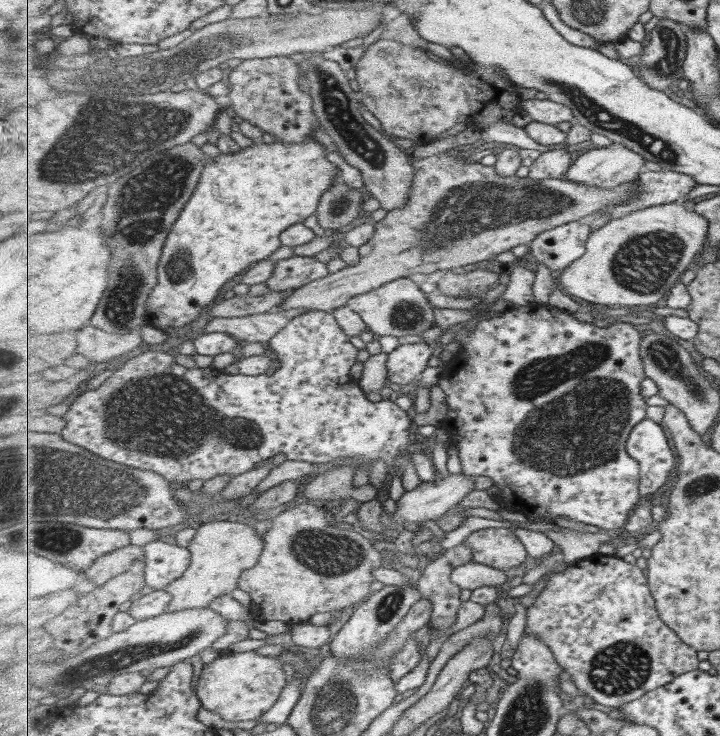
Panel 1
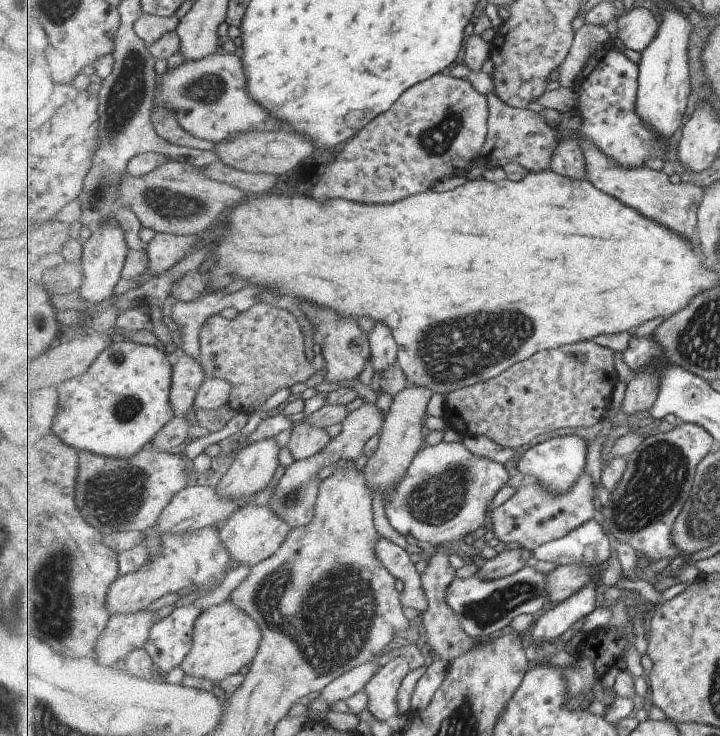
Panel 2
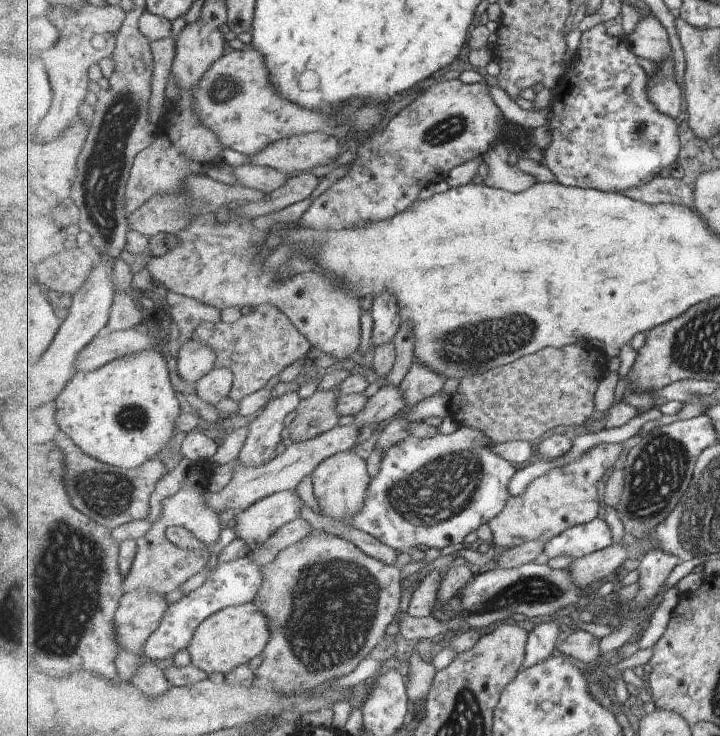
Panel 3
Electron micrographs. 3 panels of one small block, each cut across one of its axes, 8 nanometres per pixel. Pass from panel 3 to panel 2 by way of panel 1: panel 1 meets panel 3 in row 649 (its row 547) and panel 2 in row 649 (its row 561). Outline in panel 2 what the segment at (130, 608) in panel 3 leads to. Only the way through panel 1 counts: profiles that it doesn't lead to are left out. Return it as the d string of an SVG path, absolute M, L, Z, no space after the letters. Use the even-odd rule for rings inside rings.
M147 610L111 616L97 640L97 658L93 660L106 667L125 660L133 650L145 647L155 623L155 612Z

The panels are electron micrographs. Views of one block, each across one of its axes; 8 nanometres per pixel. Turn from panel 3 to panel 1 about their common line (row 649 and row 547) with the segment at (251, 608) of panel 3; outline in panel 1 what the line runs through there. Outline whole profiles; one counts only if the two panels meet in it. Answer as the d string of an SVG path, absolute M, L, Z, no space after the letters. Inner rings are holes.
M219 518L199 527L189 550L192 552L192 563L188 570L167 588L173 595L167 612L207 608L215 599L230 595L235 588L240 588L244 572L260 562L265 541L263 536L257 534L253 524L241 519Z

